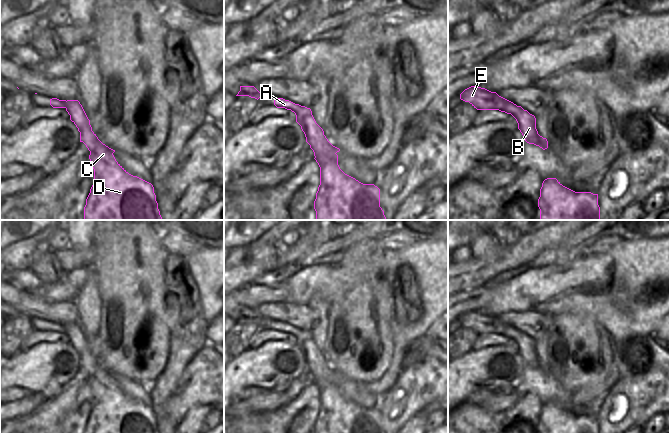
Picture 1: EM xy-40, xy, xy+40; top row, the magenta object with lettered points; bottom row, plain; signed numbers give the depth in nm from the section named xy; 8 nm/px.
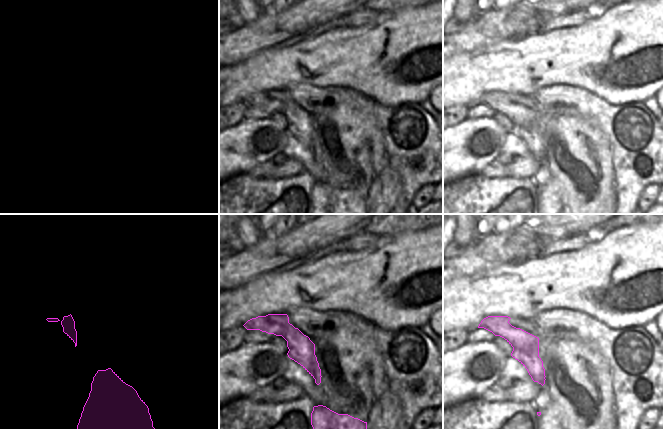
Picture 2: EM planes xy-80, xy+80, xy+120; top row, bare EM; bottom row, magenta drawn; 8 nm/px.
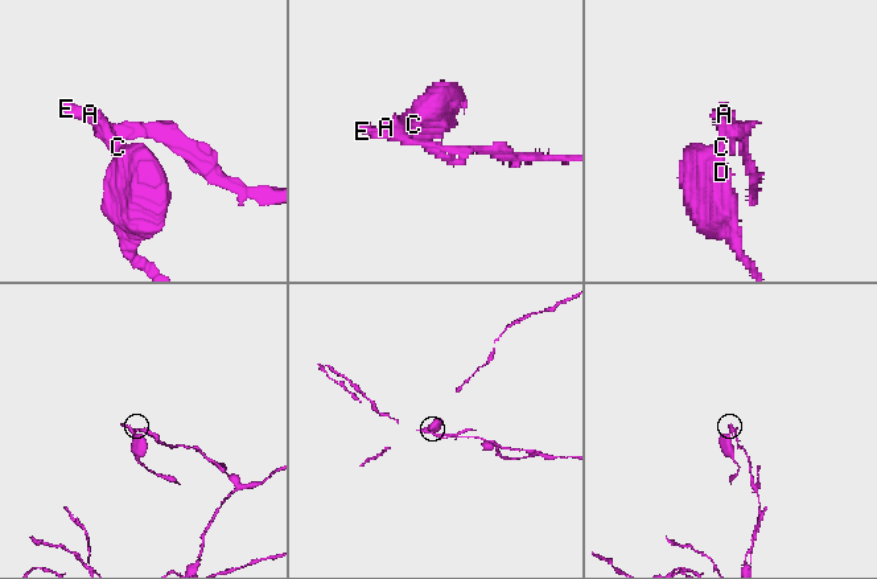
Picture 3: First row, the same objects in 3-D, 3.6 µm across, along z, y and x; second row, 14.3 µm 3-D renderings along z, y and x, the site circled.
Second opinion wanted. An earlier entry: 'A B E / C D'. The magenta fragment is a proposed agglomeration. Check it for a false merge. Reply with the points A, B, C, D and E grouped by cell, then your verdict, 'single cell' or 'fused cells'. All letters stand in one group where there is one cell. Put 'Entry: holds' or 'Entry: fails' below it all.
A B E / C D; fused cells
Entry: holds

